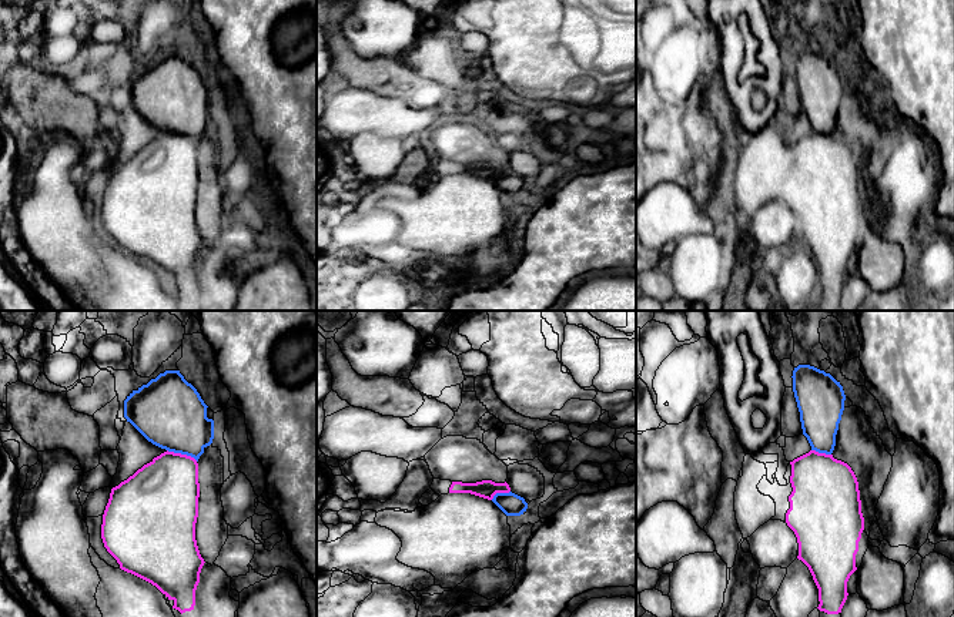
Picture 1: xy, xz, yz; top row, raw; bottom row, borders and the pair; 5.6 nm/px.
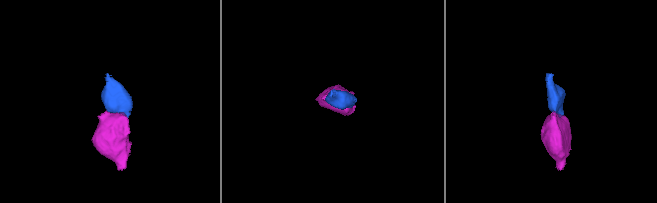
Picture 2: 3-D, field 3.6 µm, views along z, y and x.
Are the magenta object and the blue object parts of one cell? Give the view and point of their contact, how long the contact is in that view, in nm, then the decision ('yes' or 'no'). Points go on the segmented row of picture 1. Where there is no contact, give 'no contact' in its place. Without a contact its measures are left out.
xy (183, 455) | 190 nm | no

